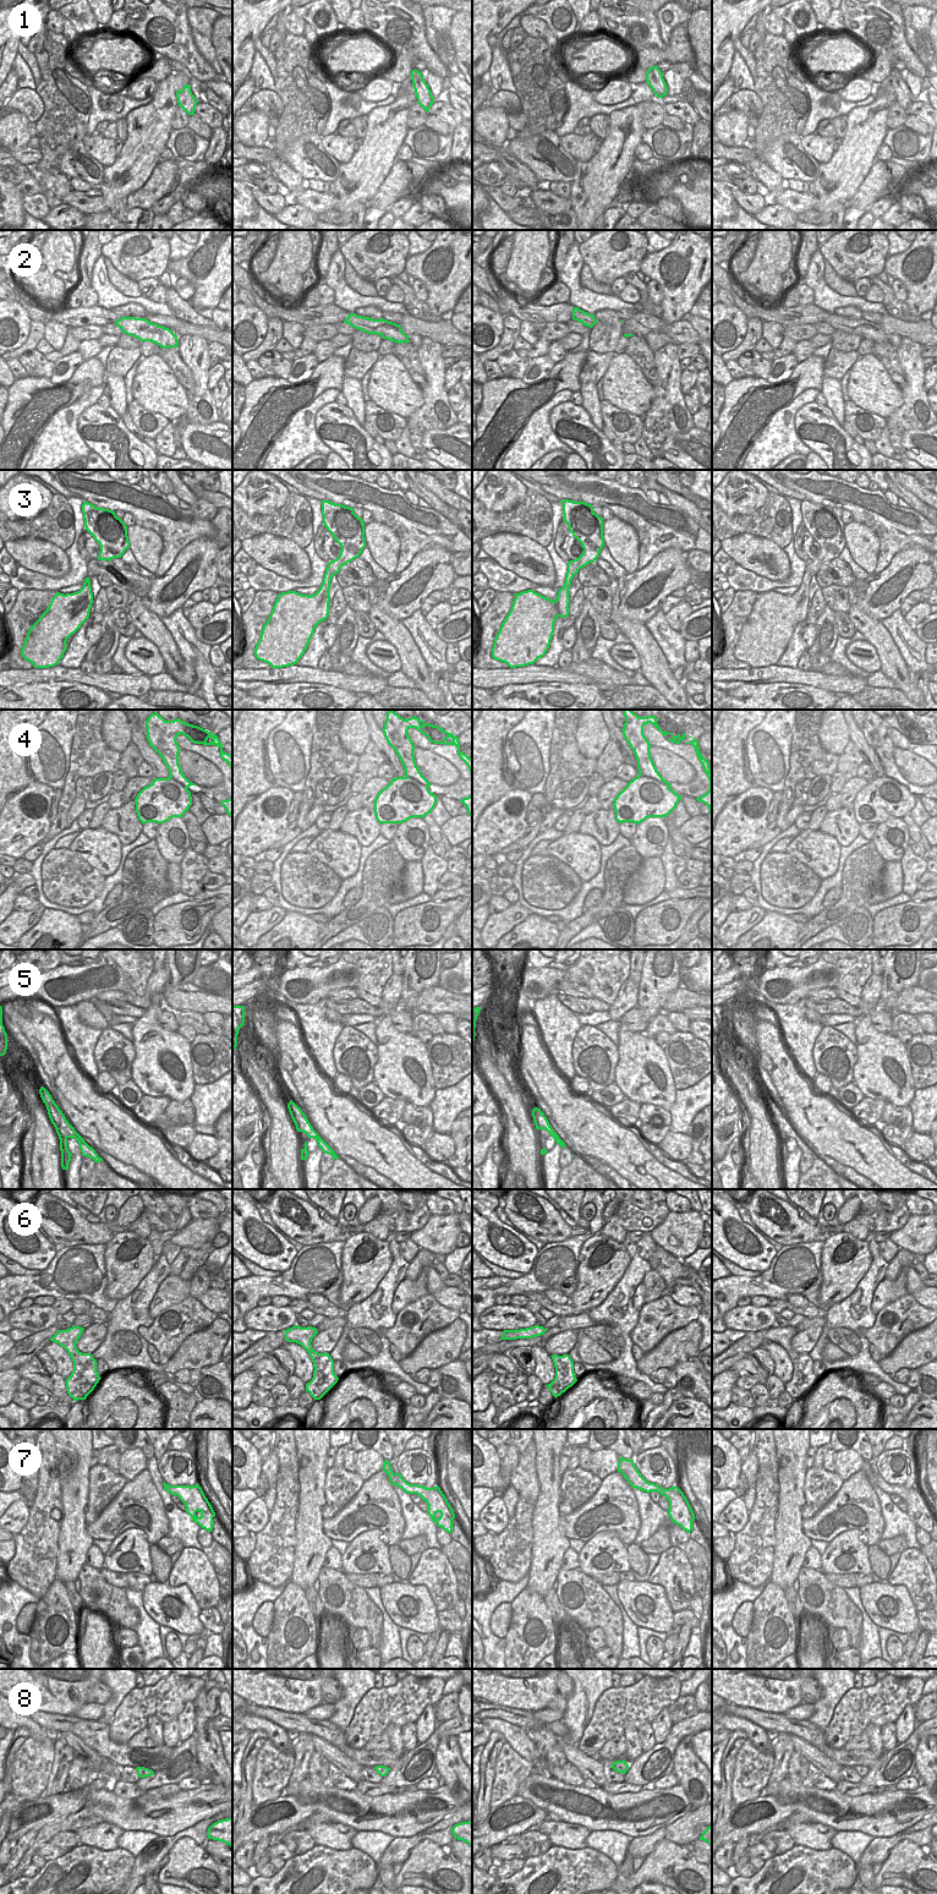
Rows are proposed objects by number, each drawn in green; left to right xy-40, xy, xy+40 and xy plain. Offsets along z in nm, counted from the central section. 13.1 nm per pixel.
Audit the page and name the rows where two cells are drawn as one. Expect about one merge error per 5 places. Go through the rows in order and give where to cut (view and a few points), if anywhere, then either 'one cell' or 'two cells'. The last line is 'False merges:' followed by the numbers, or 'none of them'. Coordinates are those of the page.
1: cut none; one cell
2: cut none; one cell
3: cut none; one cell
4: cut xy+40 (639, 773), (656, 778), (668, 787); two cells
5: cut none; one cell
6: cut none; one cell
7: cut none; one cell
8: cut none; one cell
False merges: 4

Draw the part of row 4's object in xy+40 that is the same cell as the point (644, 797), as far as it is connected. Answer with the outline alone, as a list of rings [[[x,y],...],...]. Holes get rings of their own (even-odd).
[[[639,774],[614,799],[615,820],[639,825],[648,817],[665,817],[680,800],[668,785]]]

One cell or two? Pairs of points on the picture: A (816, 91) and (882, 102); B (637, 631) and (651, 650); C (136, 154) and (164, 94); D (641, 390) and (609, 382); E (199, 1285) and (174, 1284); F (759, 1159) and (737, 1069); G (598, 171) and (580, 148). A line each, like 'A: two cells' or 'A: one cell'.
A: two cells
B: one cell
C: one cell
D: one cell
E: two cells
F: one cell
G: two cells

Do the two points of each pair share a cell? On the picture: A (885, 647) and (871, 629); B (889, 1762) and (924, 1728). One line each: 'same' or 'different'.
A: same
B: same

